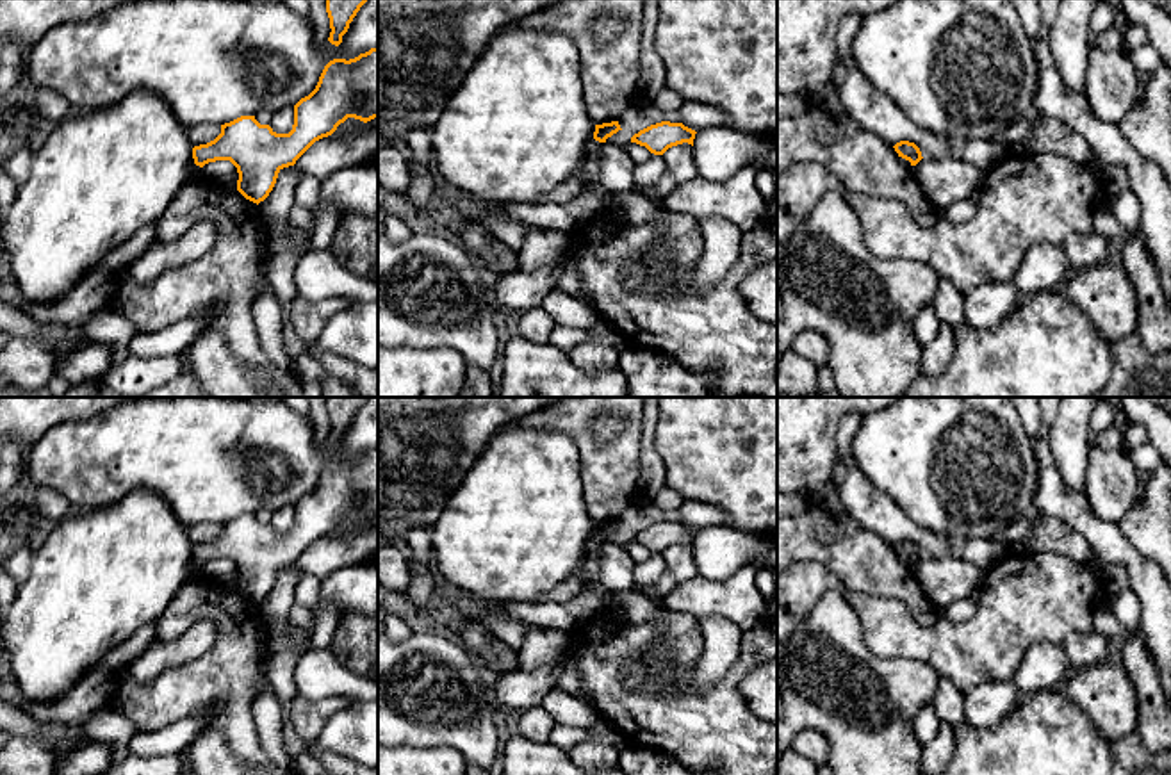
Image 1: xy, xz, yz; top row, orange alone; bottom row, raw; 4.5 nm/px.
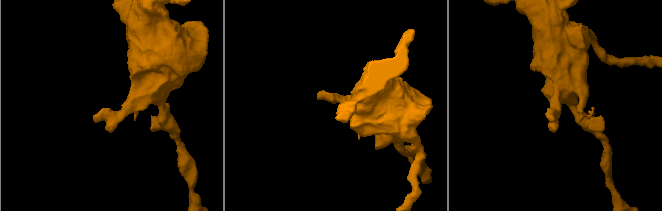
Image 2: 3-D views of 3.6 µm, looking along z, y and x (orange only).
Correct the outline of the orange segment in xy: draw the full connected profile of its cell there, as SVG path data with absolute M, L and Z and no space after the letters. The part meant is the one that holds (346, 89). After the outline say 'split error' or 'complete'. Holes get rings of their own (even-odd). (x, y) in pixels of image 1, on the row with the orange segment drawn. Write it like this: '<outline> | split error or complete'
M378 46L355 59L330 61L315 89L294 105L289 134L276 134L255 116L221 125L221 134L192 148L194 164L230 160L239 173L237 191L260 203L273 191L278 173L319 139L332 135L348 118L364 123L378 118Z | complete

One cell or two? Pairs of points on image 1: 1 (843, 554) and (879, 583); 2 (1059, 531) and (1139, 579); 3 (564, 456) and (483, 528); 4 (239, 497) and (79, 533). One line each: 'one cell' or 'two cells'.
1: one cell
2: two cells
3: one cell
4: two cells

